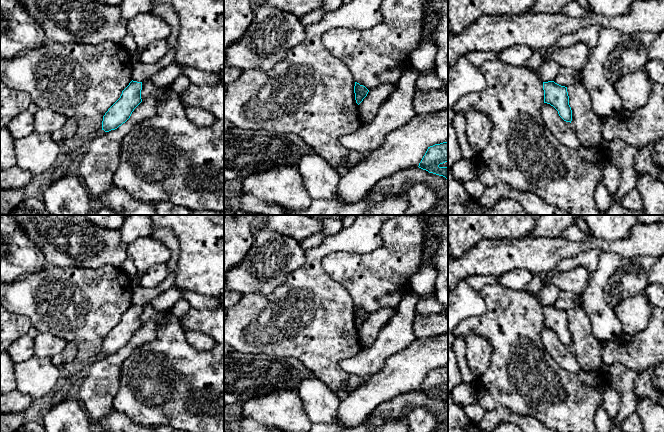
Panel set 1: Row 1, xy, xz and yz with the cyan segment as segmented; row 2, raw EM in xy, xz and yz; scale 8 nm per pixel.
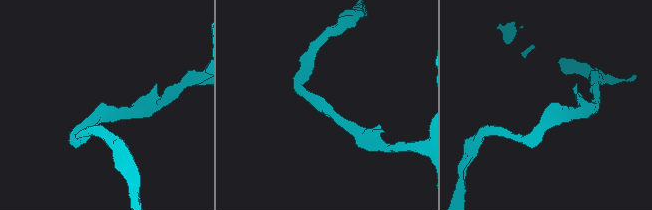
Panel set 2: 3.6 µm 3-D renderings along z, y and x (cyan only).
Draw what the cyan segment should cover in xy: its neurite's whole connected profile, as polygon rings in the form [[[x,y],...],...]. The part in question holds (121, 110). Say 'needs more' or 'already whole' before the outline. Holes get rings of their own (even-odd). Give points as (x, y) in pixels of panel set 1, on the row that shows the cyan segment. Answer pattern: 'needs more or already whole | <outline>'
already whole | [[[131,81],[122,91],[120,98],[103,116],[102,130],[109,132],[117,129],[131,116],[134,109],[142,102],[142,82]]]

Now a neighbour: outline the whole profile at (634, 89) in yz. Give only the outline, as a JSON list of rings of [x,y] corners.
[[[640,69],[623,76],[612,85],[621,100],[622,109],[632,112],[647,103],[654,83],[647,73]]]

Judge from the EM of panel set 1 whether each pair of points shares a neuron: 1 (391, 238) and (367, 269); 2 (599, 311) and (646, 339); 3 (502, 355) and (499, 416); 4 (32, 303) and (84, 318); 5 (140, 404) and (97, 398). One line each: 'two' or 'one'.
1: one
2: two
3: two
4: one
5: two

